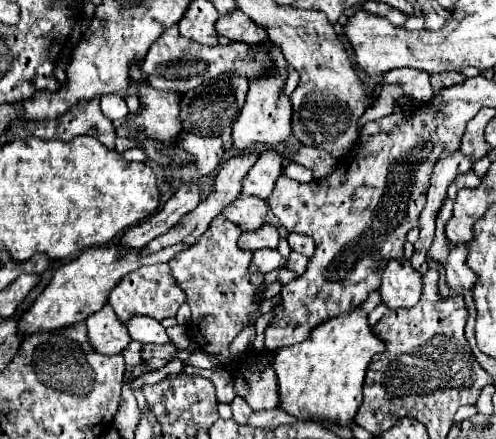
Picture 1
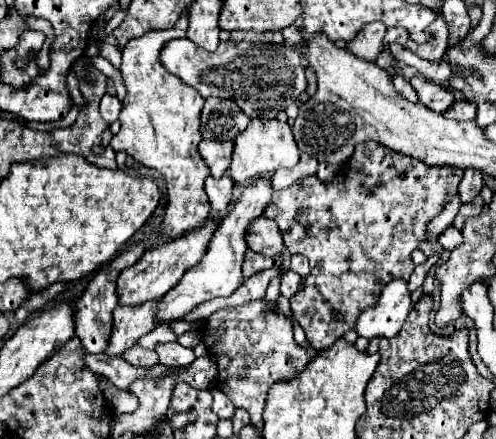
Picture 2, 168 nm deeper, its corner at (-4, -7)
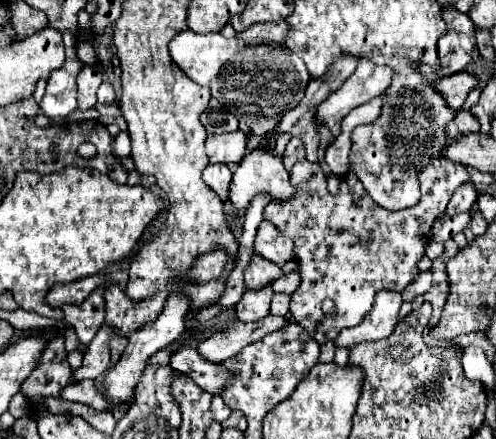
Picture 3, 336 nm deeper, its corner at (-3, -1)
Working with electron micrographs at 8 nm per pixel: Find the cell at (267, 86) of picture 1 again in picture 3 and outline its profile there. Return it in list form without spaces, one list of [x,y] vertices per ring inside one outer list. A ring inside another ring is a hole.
[[[257,146],[253,150],[249,150],[243,160],[235,166],[233,170],[233,180],[231,180],[231,192],[229,192],[229,200],[231,204],[239,210],[245,212],[251,198],[257,192],[269,192],[273,200],[287,200],[295,194],[295,188],[289,188],[289,172],[283,166],[283,156],[275,154],[275,148],[271,146],[271,150],[267,150],[267,146]]]

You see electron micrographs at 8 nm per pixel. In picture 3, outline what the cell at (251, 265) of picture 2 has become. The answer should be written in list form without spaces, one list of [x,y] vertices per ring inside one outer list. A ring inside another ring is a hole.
[[[253,254],[249,266],[245,268],[245,286],[247,288],[263,288],[263,286],[271,284],[273,280],[277,280],[279,276],[283,276],[279,266]]]

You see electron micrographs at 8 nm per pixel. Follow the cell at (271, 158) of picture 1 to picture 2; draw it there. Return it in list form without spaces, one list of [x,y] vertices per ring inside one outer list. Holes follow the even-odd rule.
[[[268,178],[254,180],[250,186],[244,188],[236,206],[222,218],[216,232],[212,234],[212,240],[208,244],[204,258],[196,266],[188,268],[188,272],[182,276],[180,284],[176,284],[176,288],[172,288],[172,292],[168,292],[160,300],[158,312],[156,312],[156,326],[162,326],[162,324],[170,326],[172,322],[178,322],[186,314],[190,314],[198,304],[212,300],[212,298],[218,298],[218,296],[230,296],[244,282],[242,264],[244,264],[244,256],[248,250],[248,244],[246,244],[248,226],[252,220],[262,216],[270,196],[272,196],[272,188],[270,188]]]

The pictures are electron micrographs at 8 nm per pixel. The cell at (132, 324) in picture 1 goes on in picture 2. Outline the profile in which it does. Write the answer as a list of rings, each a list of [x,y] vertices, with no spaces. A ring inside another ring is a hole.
[[[170,342],[170,344],[158,344],[156,346],[156,352],[158,352],[158,358],[164,366],[188,366],[196,360],[194,356],[194,350],[190,348],[184,348],[180,346],[178,342]]]

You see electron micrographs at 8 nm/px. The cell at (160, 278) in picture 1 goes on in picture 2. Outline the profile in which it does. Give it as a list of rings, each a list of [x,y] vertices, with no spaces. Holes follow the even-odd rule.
[[[154,300],[152,304],[140,304],[136,308],[118,306],[114,310],[114,326],[104,354],[110,358],[120,356],[124,350],[134,346],[140,336],[152,332],[156,326],[154,324],[156,308],[158,300]]]

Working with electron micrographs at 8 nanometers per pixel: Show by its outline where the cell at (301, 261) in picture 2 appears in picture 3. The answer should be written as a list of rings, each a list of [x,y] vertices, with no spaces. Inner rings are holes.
[[[297,270],[289,272],[289,274],[283,274],[281,278],[275,280],[275,284],[271,284],[271,288],[275,292],[287,292],[287,294],[293,294],[297,290],[297,286],[301,284],[301,276]]]

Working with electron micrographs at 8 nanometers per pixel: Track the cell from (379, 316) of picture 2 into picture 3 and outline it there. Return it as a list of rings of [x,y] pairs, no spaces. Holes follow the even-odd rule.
[[[381,290],[375,296],[375,304],[371,312],[363,318],[359,326],[343,328],[335,338],[337,346],[355,346],[367,340],[381,340],[391,336],[395,324],[399,320],[399,308],[403,304],[403,296],[399,290]]]

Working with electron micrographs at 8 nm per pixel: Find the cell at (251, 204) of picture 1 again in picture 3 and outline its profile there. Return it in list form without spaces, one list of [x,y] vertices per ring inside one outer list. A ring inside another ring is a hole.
[[[263,220],[255,236],[255,254],[275,262],[277,266],[283,266],[293,258],[293,242],[285,238],[275,226],[271,226],[271,222]]]

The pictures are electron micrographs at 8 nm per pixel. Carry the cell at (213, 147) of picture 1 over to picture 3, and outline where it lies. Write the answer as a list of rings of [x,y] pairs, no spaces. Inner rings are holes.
[[[243,132],[213,134],[207,136],[207,156],[209,164],[237,164],[247,150],[247,136]]]

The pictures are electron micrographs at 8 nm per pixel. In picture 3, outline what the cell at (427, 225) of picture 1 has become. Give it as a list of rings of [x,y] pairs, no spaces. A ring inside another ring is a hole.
[[[419,272],[413,282],[409,282],[403,290],[403,300],[415,300],[431,288],[431,272]]]

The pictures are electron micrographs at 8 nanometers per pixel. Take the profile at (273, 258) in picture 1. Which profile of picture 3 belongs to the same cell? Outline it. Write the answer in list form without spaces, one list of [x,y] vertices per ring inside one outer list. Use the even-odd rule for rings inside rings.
[[[263,286],[263,290],[251,290],[245,288],[243,298],[235,306],[237,318],[243,322],[253,322],[269,314],[269,302],[271,302],[271,286]]]

